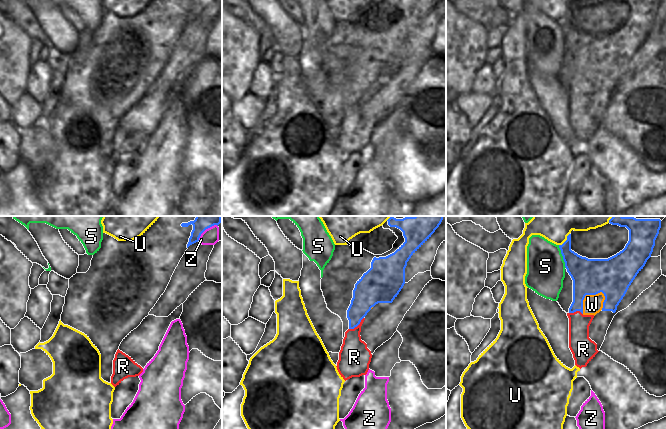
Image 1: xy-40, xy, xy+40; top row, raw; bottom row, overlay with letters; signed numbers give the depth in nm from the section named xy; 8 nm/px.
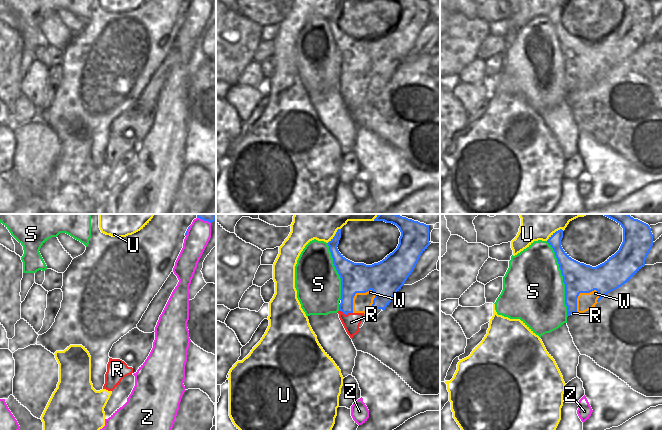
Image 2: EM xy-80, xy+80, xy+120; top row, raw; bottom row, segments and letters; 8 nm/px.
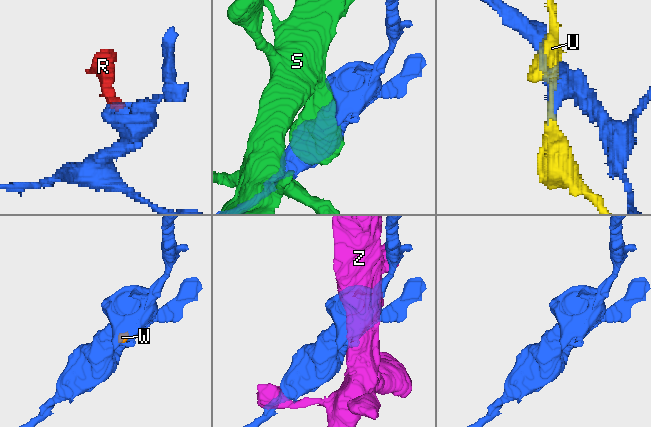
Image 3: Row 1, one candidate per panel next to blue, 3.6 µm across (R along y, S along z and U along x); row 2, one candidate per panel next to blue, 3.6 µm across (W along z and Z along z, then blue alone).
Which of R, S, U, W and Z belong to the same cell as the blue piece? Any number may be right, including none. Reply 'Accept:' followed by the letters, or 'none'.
Accept: none.

